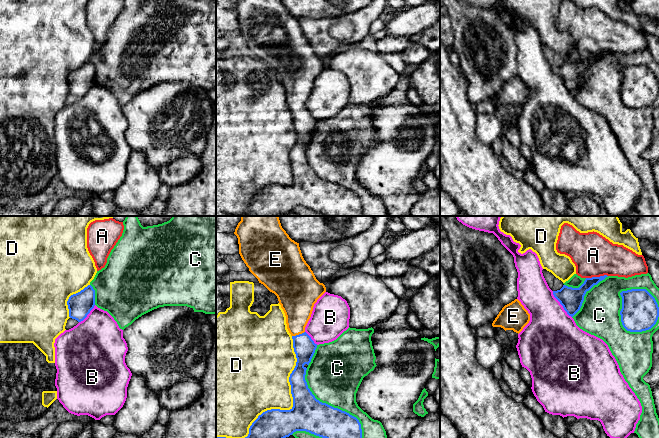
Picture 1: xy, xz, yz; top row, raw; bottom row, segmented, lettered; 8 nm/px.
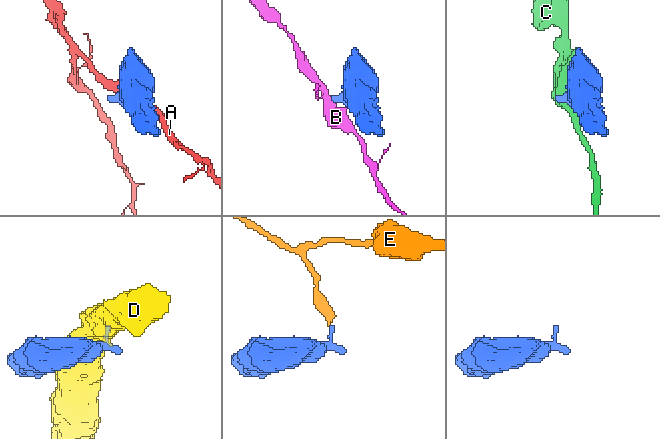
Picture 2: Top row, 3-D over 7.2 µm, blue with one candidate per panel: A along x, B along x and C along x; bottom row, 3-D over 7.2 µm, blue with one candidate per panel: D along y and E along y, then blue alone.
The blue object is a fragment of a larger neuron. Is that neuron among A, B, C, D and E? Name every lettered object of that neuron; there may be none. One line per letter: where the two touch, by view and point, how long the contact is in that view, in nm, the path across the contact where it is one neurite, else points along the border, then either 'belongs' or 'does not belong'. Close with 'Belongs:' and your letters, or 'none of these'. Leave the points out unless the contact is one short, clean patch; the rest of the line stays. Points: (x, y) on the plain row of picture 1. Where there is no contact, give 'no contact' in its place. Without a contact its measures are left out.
A: contact yz (596, 53); length 180 nm; does not belong
B: contact yz (560, 79); length 260 nm; does not belong
C: contact yz (623, 102); length 400 nm; does not belong
D: contact xz (285, 186); length 1000 nm; does not belong
E: contact xz (299, 110); length 110 nm; way xz (304, 123), (299, 110), (297, 79); belongs
Belongs: E

